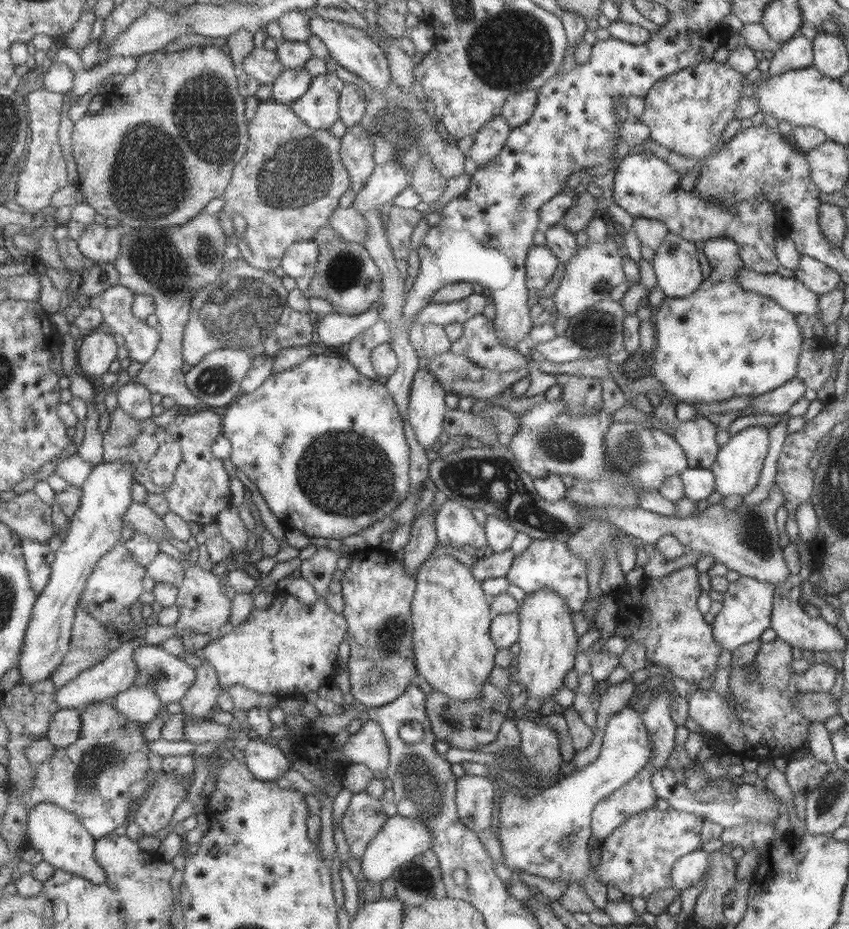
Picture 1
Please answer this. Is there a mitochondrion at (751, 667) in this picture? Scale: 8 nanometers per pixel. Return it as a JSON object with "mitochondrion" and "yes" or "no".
{"mitochondrion":"no"}

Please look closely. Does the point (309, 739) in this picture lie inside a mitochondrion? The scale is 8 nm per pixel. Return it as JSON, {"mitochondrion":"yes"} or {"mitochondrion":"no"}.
{"mitochondrion":"no"}

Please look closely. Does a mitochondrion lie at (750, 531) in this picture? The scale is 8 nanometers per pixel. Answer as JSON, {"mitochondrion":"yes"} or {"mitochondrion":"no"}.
{"mitochondrion":"yes"}

